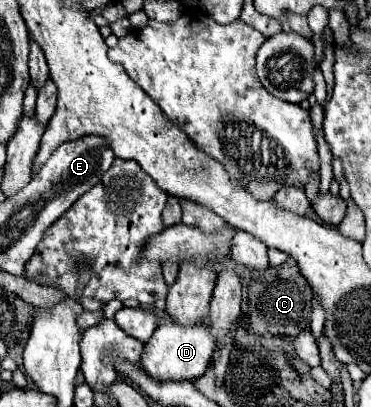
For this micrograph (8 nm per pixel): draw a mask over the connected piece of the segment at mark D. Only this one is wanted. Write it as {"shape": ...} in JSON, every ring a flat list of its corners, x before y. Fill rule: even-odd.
{"shape":[[169,320,169,322,161,322,157,326,153,338,149,338,149,342,145,342,143,358,141,358,139,366,143,366,143,370,147,370,147,374,151,374,151,378,159,378,159,382,195,380,205,374,213,350,215,350,215,340,213,340,207,324,185,328,185,326,177,326,175,322]]}

